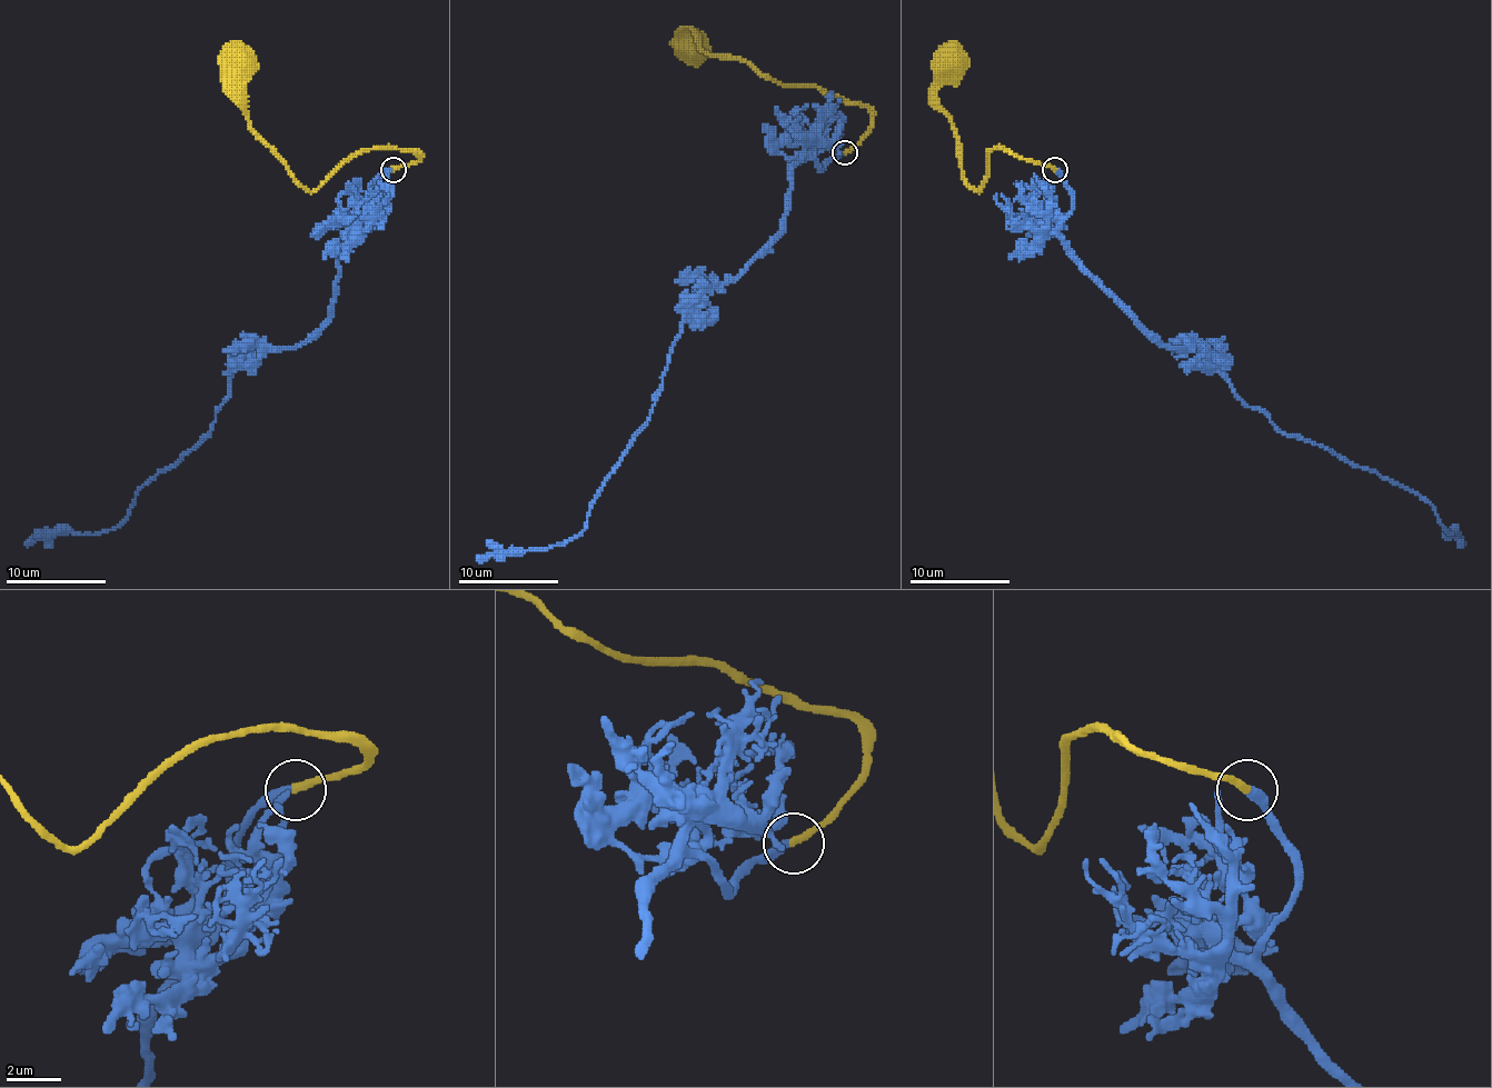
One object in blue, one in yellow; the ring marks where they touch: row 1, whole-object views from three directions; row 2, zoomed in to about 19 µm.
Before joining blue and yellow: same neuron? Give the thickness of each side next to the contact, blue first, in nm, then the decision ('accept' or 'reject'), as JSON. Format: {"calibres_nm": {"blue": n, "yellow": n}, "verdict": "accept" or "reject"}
{"calibres_nm": {"blue": 240, "yellow": 280}, "verdict": "accept"}

